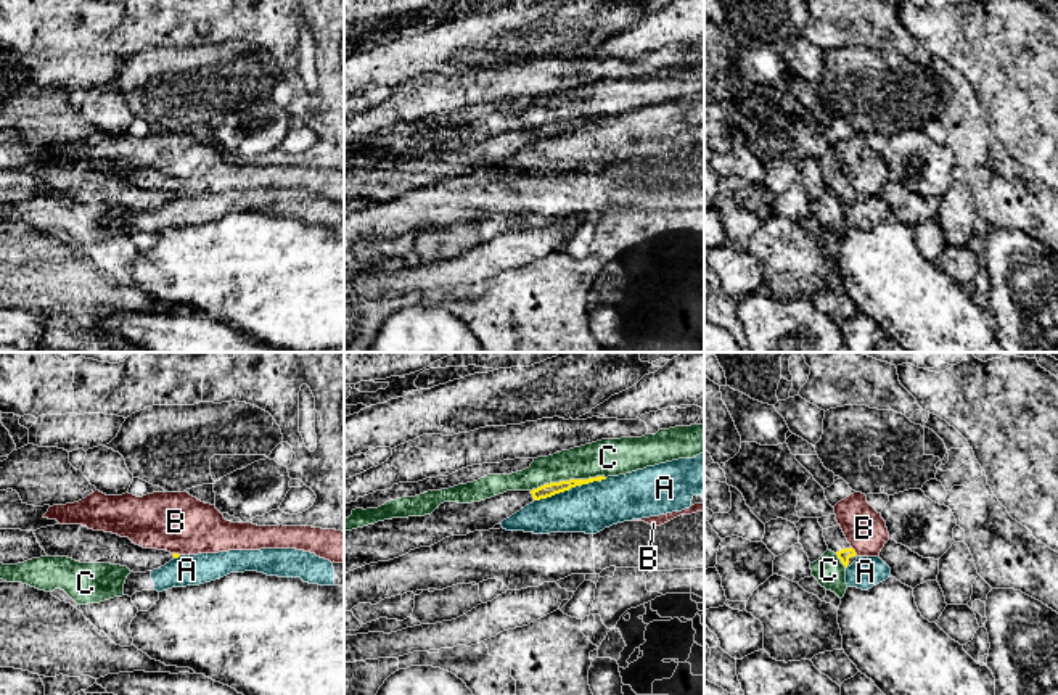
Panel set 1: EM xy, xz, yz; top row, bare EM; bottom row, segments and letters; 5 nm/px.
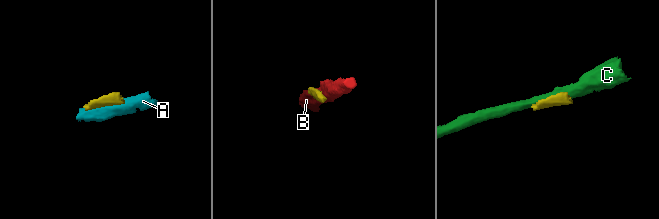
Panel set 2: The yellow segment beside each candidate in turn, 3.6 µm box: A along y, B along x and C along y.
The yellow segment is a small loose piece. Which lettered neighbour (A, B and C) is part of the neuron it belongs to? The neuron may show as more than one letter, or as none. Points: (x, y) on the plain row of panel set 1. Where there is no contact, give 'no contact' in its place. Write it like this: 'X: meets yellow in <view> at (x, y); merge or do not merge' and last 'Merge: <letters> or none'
A: meets yellow in xz at (570, 127); do not merge
B: meets yellow in yz at (854, 190); do not merge
C: meets yellow in xz at (570, 119); do not merge
Merge: none

